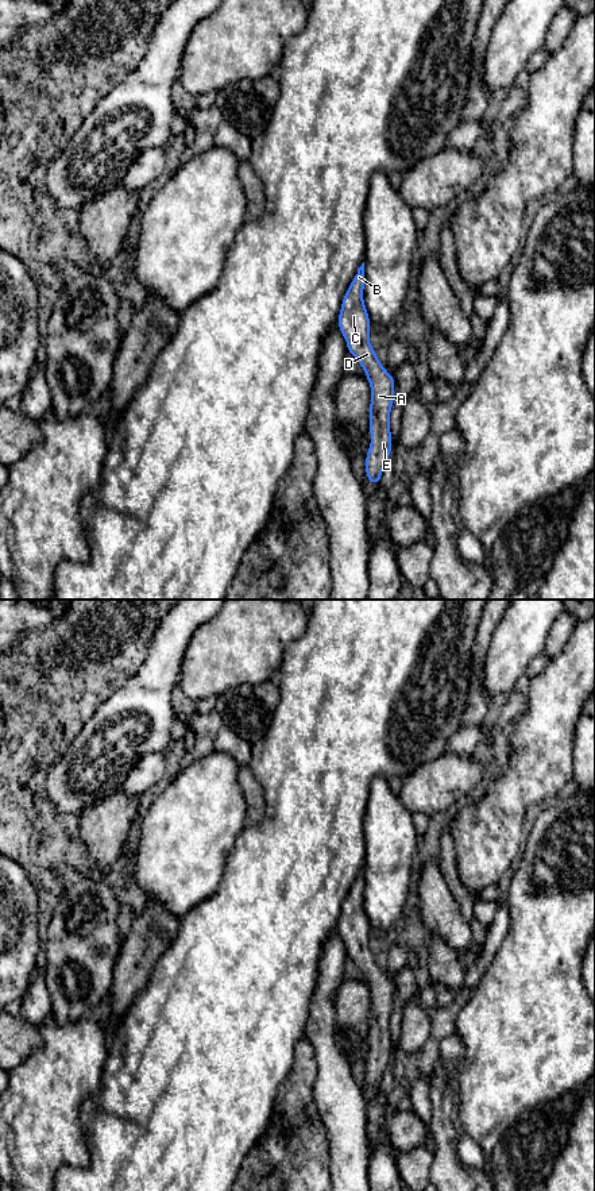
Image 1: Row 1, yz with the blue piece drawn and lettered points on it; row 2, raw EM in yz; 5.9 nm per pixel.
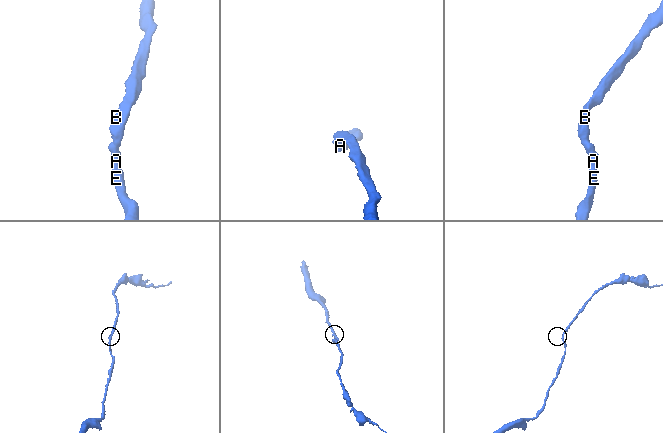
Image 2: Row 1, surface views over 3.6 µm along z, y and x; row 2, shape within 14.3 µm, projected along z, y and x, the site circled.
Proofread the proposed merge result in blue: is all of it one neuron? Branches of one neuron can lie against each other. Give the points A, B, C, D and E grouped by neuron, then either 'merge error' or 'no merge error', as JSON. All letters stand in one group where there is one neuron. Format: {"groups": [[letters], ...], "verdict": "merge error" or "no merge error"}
{"groups": [["A", "B", "C", "D", "E"]], "verdict": "no merge error"}

